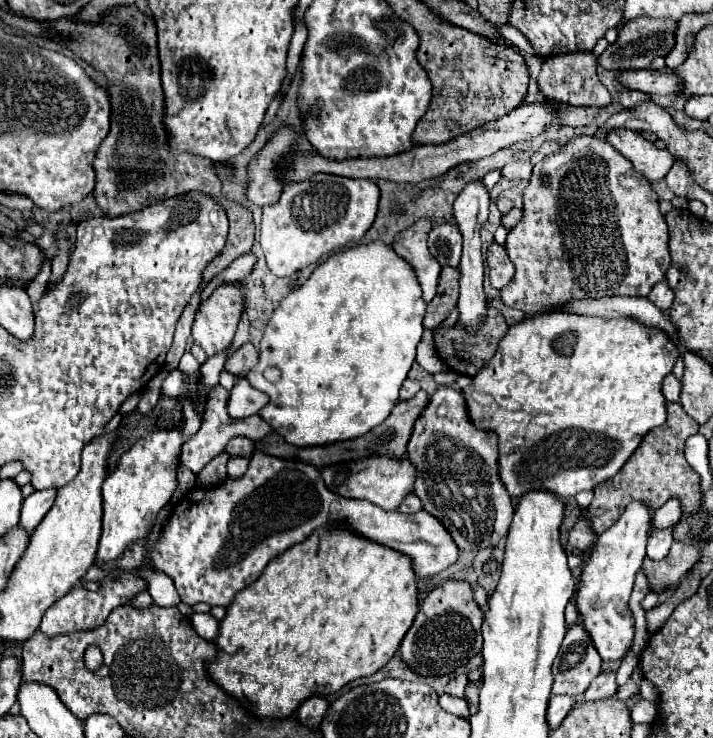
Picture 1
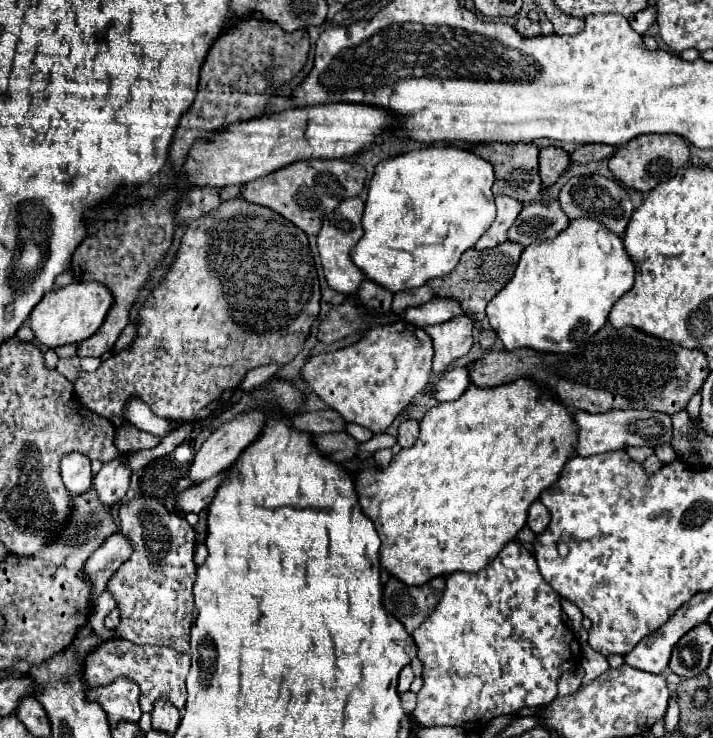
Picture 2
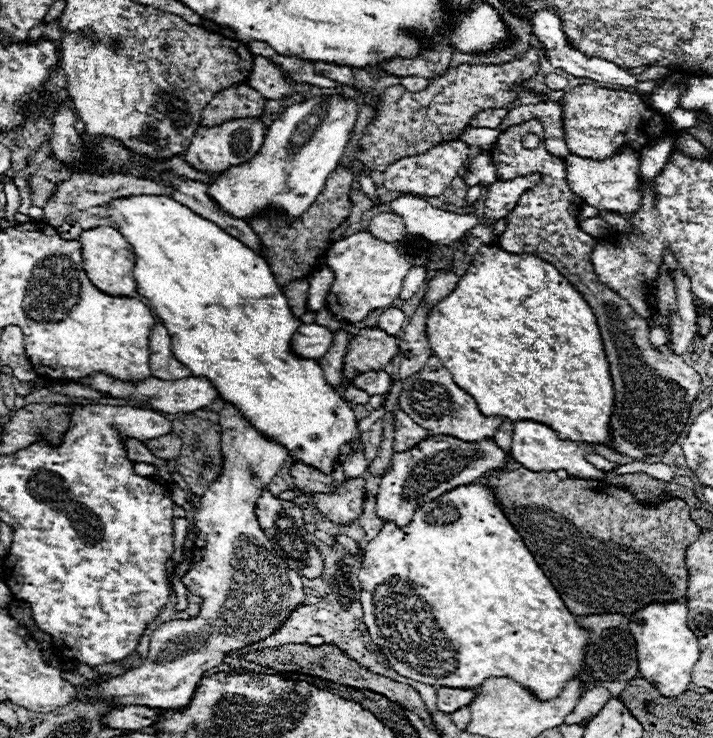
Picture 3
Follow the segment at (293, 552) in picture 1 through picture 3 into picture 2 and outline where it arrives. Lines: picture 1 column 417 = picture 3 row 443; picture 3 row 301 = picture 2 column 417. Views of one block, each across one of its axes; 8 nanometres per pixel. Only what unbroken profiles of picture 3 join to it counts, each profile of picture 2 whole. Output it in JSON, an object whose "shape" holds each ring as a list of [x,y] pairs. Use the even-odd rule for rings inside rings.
{"shape":[[[514,380],[514,384],[506,384],[506,386],[500,384],[494,388],[480,388],[476,384],[470,384],[470,388],[456,402],[442,402],[430,408],[420,422],[420,436],[412,448],[406,448],[400,454],[396,454],[388,468],[384,470],[368,468],[360,472],[356,478],[356,494],[362,512],[374,522],[376,532],[382,540],[382,548],[380,548],[382,568],[388,570],[394,578],[410,586],[420,586],[426,584],[430,578],[452,574],[452,572],[480,572],[486,564],[490,564],[490,560],[494,560],[494,556],[498,556],[498,552],[510,540],[516,538],[518,530],[526,526],[528,510],[540,498],[540,492],[544,492],[546,486],[558,482],[558,476],[562,474],[566,460],[576,452],[576,442],[578,442],[576,436],[578,436],[578,426],[574,422],[574,414],[560,400],[554,400],[554,396],[546,392],[546,388],[538,388],[534,380]]]}

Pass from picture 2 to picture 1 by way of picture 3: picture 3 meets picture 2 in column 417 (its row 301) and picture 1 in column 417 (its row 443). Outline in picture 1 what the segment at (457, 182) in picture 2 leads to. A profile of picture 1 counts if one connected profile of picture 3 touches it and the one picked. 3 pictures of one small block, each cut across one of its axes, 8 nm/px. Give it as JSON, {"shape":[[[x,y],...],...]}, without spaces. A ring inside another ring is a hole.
{"shape":[[[370,242],[370,244],[360,244],[360,246],[348,248],[344,252],[332,254],[326,262],[316,266],[316,270],[310,274],[310,278],[296,292],[290,292],[280,302],[280,306],[274,310],[274,314],[266,326],[264,338],[260,342],[260,362],[248,374],[248,382],[254,388],[258,388],[270,396],[268,406],[262,408],[264,420],[274,428],[274,432],[284,436],[286,442],[296,444],[300,448],[316,446],[316,444],[332,444],[332,442],[348,440],[354,436],[362,436],[370,428],[382,424],[382,420],[386,420],[386,416],[394,408],[394,404],[398,400],[400,386],[406,380],[406,374],[408,374],[412,362],[416,360],[416,348],[422,340],[422,330],[424,330],[424,326],[422,326],[424,314],[426,314],[426,302],[422,300],[422,290],[420,290],[416,272],[410,264],[406,264],[406,260],[402,256],[398,256],[394,252],[392,246],[386,246],[382,242]]]}

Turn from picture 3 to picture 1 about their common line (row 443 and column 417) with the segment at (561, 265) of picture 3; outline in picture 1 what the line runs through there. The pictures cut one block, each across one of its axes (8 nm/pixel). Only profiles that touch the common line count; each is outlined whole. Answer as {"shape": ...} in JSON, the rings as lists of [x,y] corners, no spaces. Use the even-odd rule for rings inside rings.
{"shape":[[[446,580],[438,584],[414,618],[400,644],[400,658],[420,676],[444,676],[464,666],[482,648],[482,610],[474,602],[472,586],[464,580]]]}

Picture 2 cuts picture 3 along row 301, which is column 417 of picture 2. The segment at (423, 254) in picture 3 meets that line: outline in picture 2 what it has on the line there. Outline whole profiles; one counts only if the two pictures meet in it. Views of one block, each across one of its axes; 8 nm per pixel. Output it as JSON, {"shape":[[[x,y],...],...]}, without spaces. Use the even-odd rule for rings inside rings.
{"shape":[[[396,320],[394,324],[372,328],[370,332],[364,334],[364,338],[340,350],[320,352],[310,356],[310,360],[302,370],[302,376],[330,408],[342,414],[346,422],[360,424],[376,434],[376,432],[384,432],[394,422],[394,418],[410,404],[410,400],[426,390],[432,372],[432,358],[434,358],[434,350],[432,350],[430,336],[414,324]]]}

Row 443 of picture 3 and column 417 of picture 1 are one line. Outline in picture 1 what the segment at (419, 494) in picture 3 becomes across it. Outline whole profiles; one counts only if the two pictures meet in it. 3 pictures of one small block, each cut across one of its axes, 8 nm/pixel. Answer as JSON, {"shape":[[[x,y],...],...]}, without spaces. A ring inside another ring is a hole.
{"shape":[[[438,386],[426,412],[414,424],[406,454],[418,468],[414,494],[422,500],[424,510],[446,526],[458,548],[460,544],[470,544],[470,550],[478,550],[476,542],[500,542],[506,538],[514,504],[498,472],[498,434],[478,428],[470,420],[460,390]]]}

